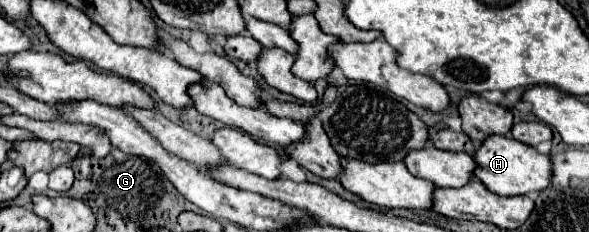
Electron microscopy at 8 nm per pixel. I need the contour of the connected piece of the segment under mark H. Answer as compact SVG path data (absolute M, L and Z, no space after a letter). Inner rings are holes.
M490 136L476 150L474 160L478 164L476 178L482 180L492 192L500 196L524 196L530 192L542 192L552 184L552 160L548 154L540 154L536 148L526 146L510 136Z

